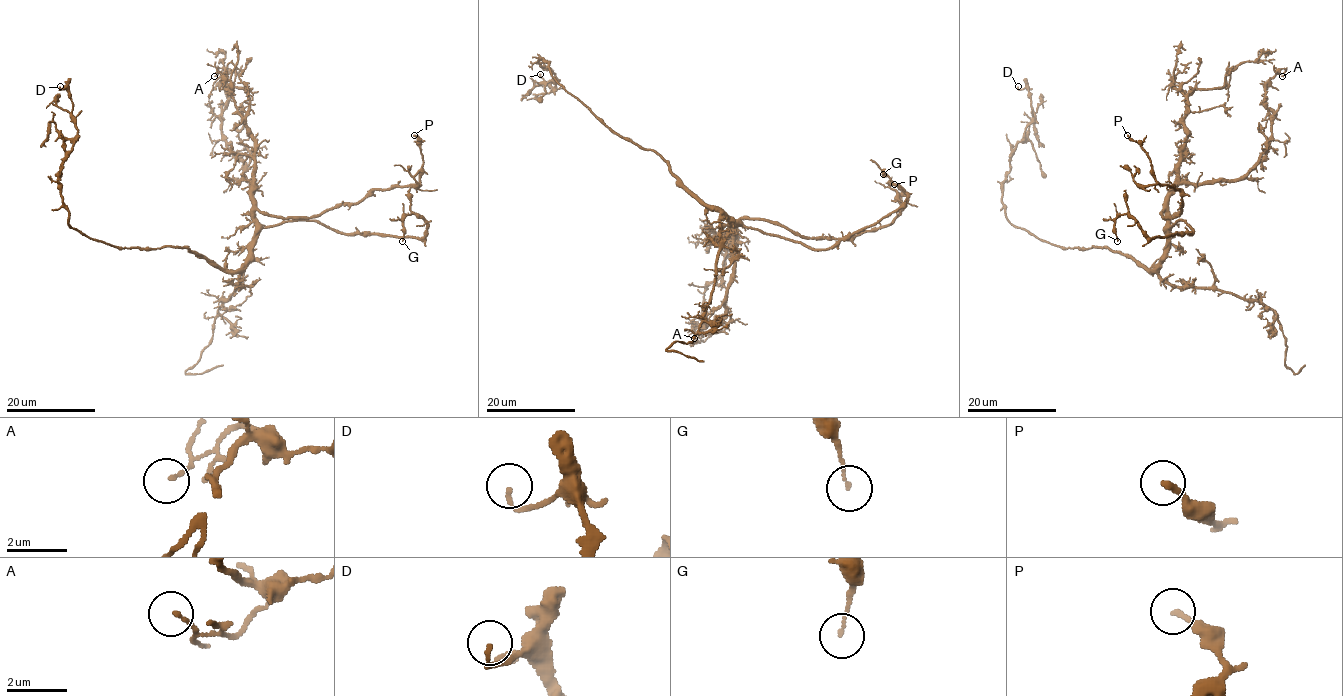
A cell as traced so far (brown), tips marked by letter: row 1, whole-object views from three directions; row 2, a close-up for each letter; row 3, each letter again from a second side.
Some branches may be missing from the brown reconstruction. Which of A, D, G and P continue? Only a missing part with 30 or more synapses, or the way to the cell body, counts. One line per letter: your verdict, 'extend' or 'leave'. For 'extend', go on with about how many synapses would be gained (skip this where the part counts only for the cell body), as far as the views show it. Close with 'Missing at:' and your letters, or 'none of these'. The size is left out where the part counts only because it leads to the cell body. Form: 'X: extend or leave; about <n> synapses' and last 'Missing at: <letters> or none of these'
A: leave
D: leave
G: leave
P: leave
Missing at: none of these

